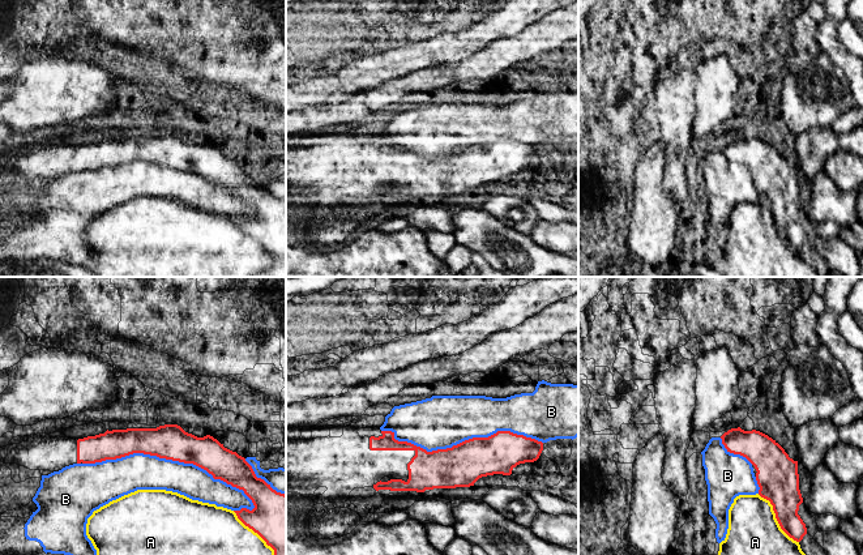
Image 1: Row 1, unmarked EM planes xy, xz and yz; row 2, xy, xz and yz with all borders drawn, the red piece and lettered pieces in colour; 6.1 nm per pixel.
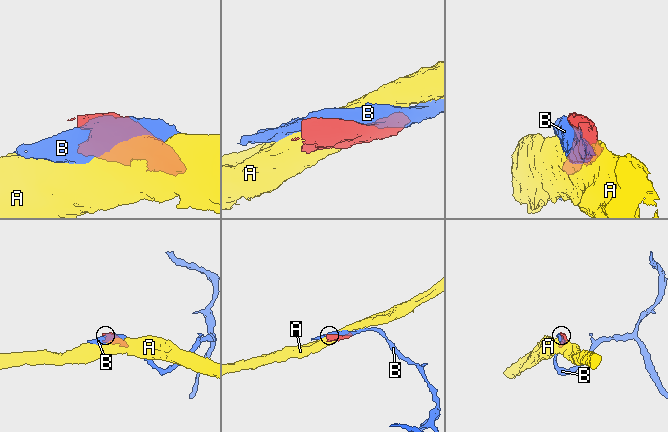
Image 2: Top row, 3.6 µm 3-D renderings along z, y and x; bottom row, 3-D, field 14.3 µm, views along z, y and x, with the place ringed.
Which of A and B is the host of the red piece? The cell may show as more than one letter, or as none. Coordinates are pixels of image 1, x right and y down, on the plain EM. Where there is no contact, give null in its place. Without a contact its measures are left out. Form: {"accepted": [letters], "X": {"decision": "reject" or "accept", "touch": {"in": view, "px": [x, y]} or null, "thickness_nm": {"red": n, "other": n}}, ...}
{"accepted": [], "A": {"decision": "reject", "touch": {"in": "yz", "px": [776, 225]}, "thickness_nm": {"red": 260, "other": 420}}, "B": {"decision": "reject", "touch": {"in": "xy", "px": [171, 166]}, "thickness_nm": {"red": 220, "other": 220}}}

